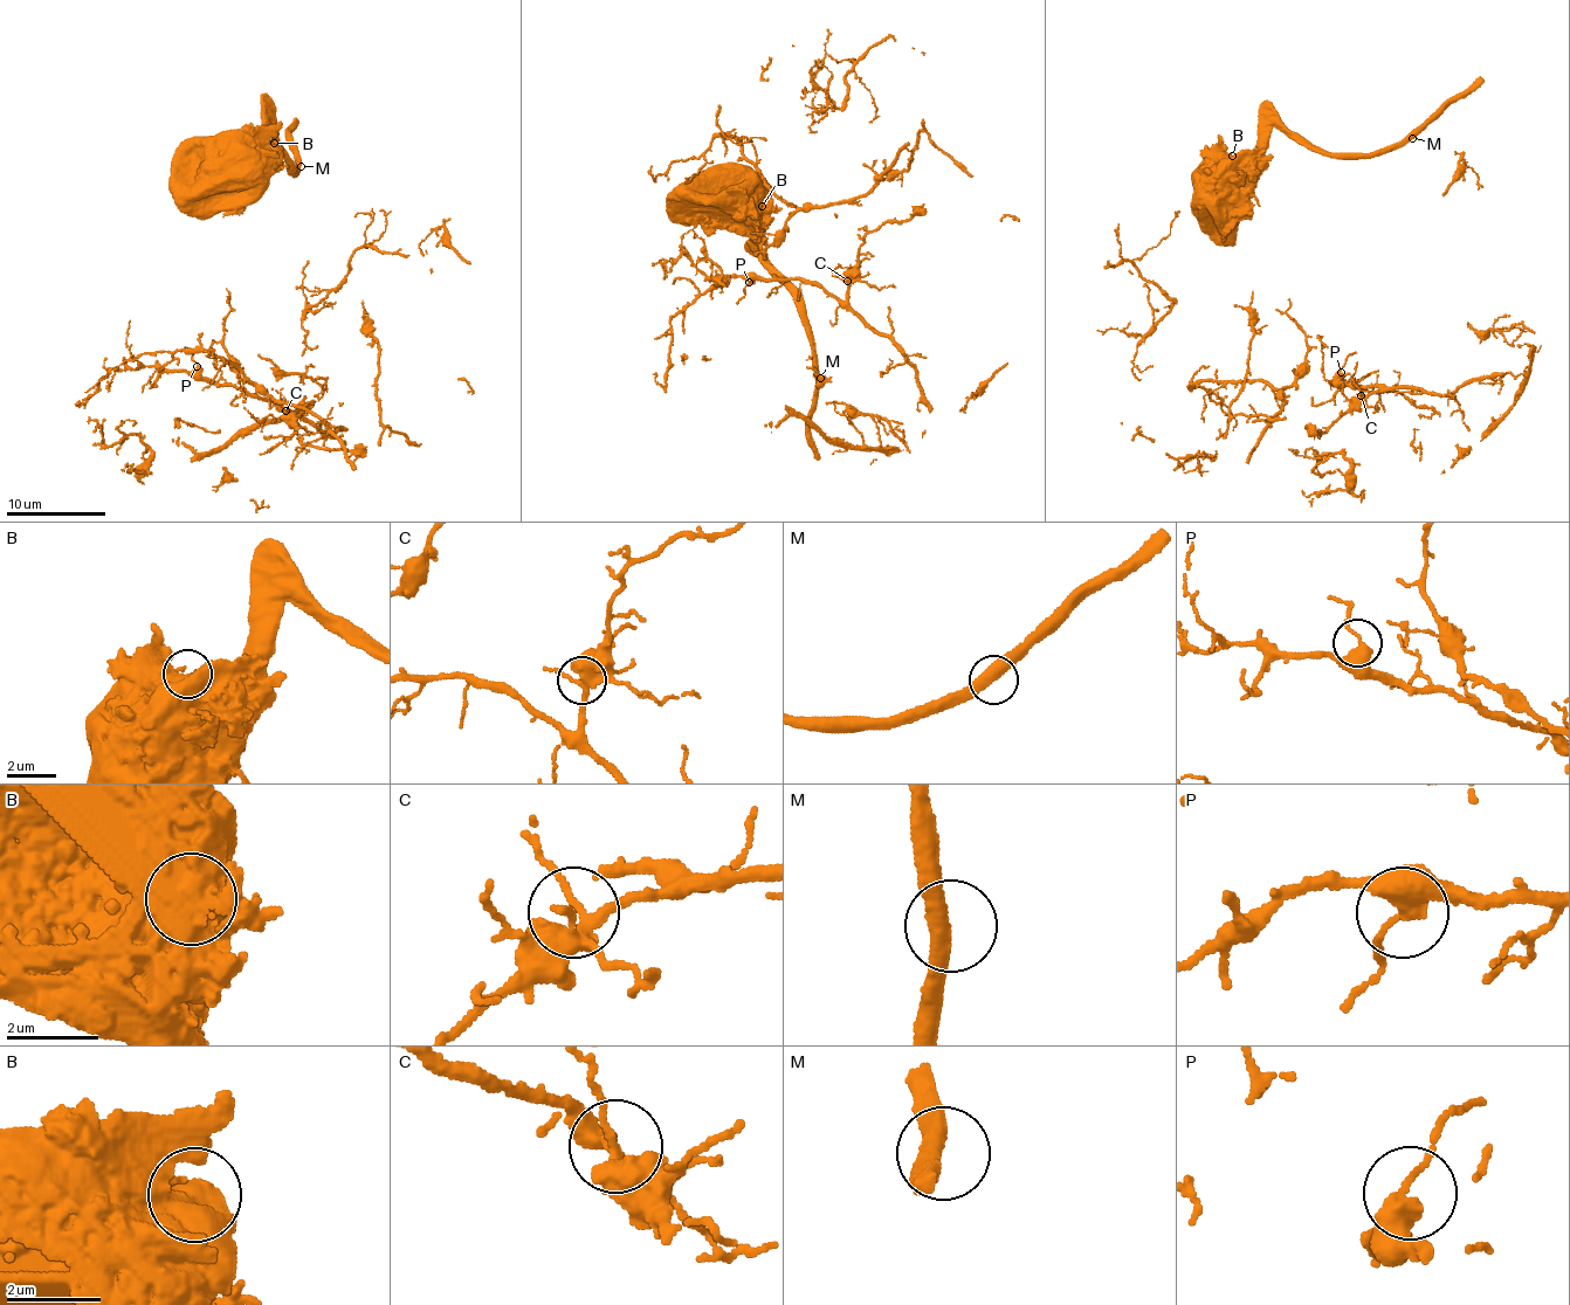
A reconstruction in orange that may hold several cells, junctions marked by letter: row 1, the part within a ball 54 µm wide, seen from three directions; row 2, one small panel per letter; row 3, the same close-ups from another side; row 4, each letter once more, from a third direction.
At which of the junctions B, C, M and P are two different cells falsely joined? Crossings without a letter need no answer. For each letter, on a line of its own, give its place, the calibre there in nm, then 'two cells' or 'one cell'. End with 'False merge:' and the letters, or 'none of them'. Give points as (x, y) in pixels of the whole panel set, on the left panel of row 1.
B: place (274, 143); calibre 1100 nm; one cell
C: place (286, 411); calibre 240 nm; one cell
M: place (301, 166); calibre 440 nm; one cell
P: place (197, 366); calibre 360 nm; one cell
False merge: none of them

